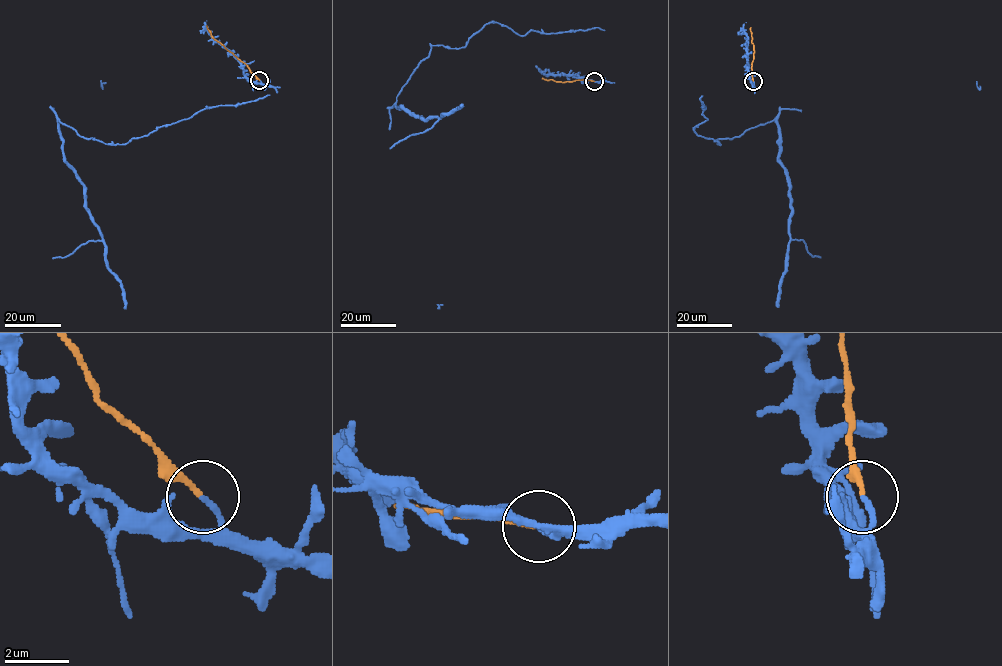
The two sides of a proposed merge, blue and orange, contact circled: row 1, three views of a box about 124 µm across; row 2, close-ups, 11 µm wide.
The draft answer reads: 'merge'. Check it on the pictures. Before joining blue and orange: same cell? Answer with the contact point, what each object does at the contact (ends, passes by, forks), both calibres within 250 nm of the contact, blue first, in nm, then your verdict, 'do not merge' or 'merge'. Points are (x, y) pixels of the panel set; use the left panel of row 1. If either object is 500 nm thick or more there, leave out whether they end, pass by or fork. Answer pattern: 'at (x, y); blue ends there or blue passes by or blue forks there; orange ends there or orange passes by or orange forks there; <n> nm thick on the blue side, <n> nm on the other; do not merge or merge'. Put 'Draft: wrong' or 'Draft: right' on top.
Draft: wrong
at (259, 80); blue ends there; orange ends there; 170 nm thick on the blue side, 160 nm on the other; do not merge

